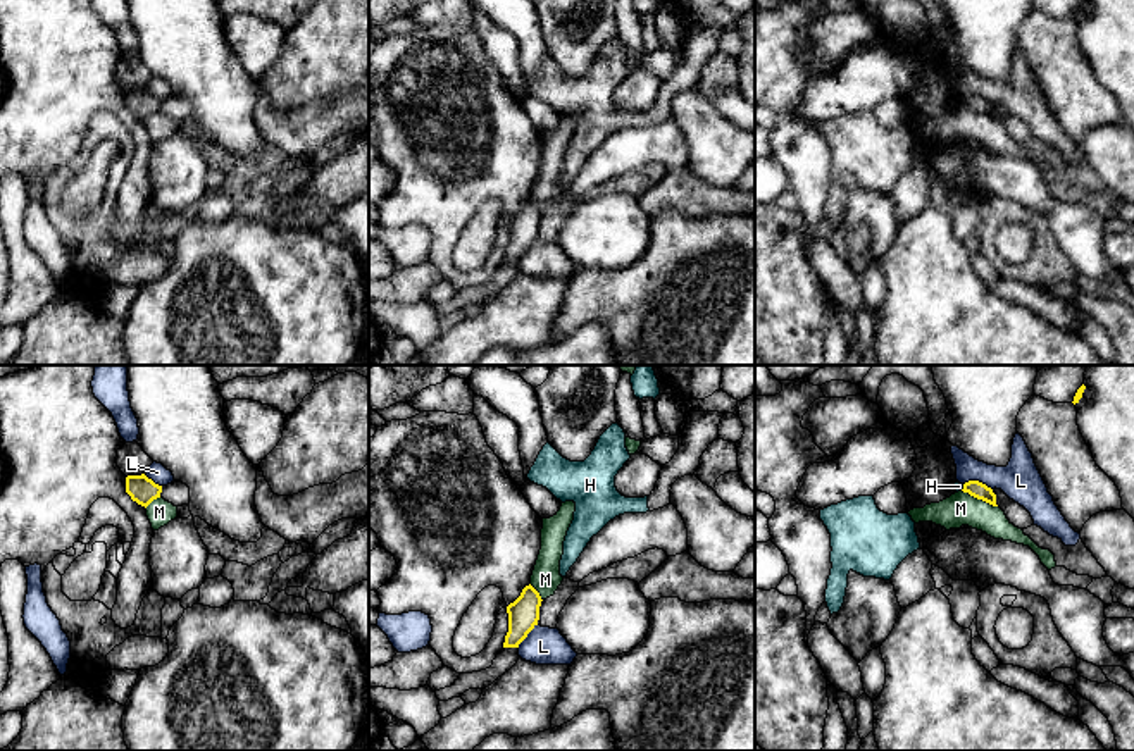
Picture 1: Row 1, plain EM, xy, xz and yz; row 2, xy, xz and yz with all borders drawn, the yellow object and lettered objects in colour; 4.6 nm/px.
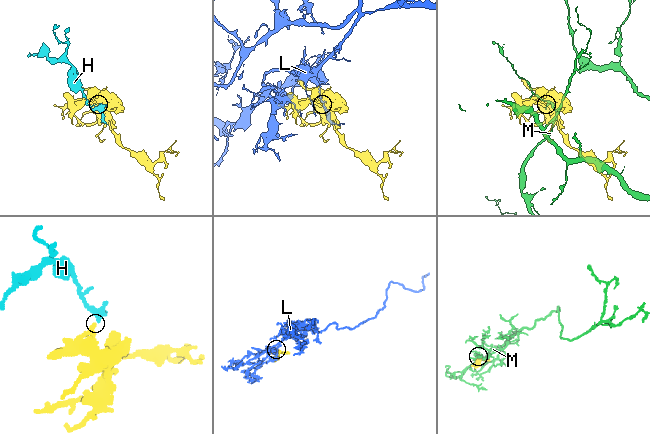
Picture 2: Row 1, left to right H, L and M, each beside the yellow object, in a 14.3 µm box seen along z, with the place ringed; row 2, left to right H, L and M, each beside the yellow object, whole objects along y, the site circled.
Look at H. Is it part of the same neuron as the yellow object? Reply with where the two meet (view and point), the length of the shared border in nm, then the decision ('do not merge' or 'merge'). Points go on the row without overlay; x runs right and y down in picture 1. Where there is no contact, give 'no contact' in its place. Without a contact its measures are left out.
yz (964, 102) | 40 nm | do not merge

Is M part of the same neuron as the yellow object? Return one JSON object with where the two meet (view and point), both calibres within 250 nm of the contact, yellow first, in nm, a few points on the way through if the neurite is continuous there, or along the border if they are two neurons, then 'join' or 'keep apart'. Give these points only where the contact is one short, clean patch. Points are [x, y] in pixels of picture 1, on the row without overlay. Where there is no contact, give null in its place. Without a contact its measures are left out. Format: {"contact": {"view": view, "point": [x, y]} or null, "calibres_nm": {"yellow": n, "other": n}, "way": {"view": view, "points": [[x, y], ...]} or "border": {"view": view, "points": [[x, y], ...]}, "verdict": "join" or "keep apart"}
{"contact": {"view": "yz", "point": [979, 112]}, "calibres_nm": {"yellow": 80, "other": 160}, "border": {"view": "yz", "points": [[962, 104], [996, 121]]}, "verdict": "keep apart"}

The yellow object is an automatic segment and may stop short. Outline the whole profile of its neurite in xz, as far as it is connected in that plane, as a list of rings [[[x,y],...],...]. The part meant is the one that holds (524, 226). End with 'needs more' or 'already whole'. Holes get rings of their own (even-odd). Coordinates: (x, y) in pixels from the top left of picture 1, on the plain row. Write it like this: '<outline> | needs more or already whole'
[[[529,198],[522,203],[520,210],[507,220],[508,246],[503,262],[519,262],[538,239],[541,215],[539,207]]] | already whole

